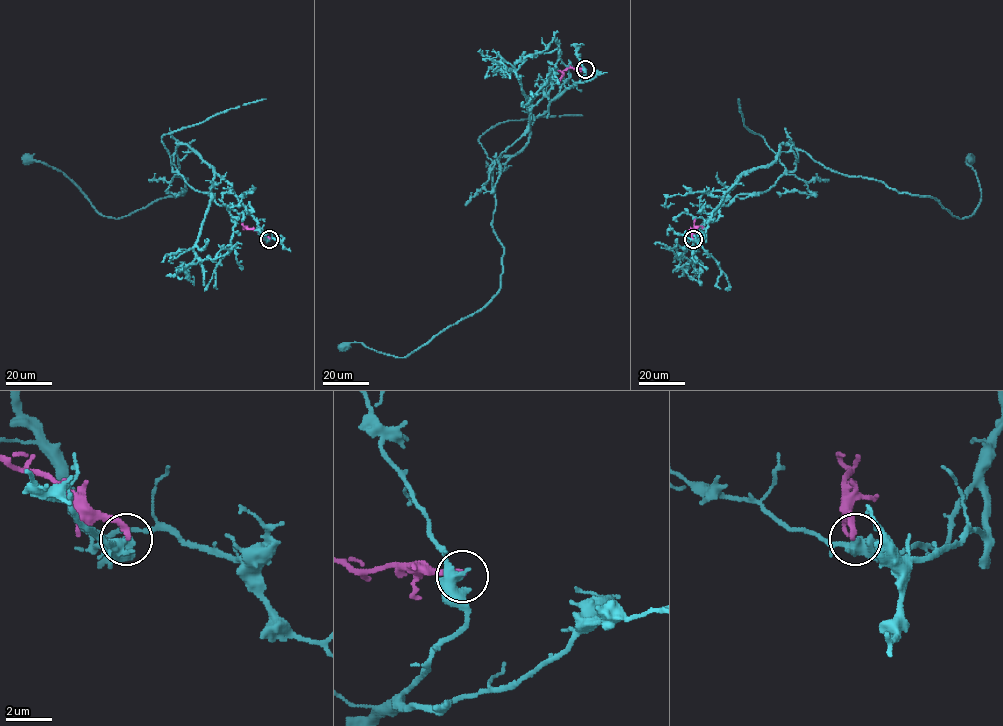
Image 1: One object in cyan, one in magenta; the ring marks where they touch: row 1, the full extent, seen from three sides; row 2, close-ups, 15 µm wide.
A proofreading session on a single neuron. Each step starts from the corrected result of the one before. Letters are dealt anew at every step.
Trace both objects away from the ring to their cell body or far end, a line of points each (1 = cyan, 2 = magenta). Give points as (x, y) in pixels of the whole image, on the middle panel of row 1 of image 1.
1: (585, 69), (532, 121), (526, 145), (494, 164), (499, 292), (403, 358), (343, 346)
2: (585, 69), (566, 68), (561, 81)

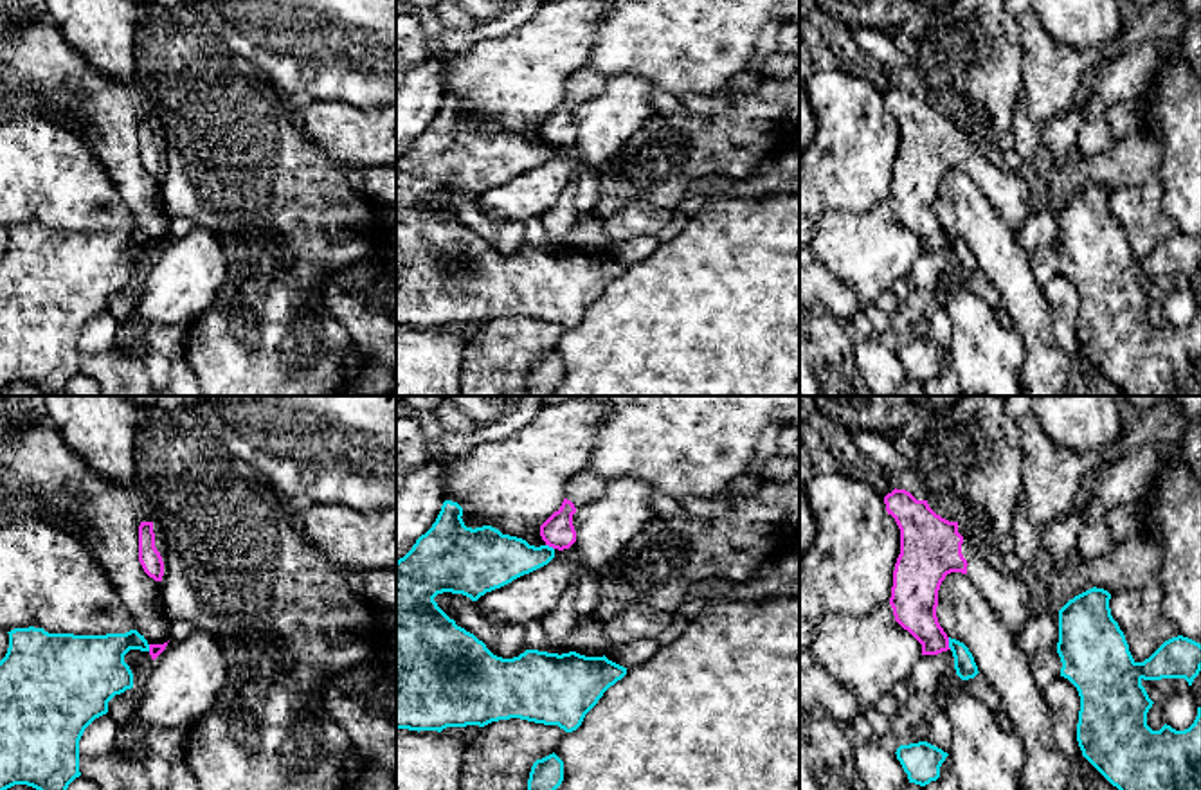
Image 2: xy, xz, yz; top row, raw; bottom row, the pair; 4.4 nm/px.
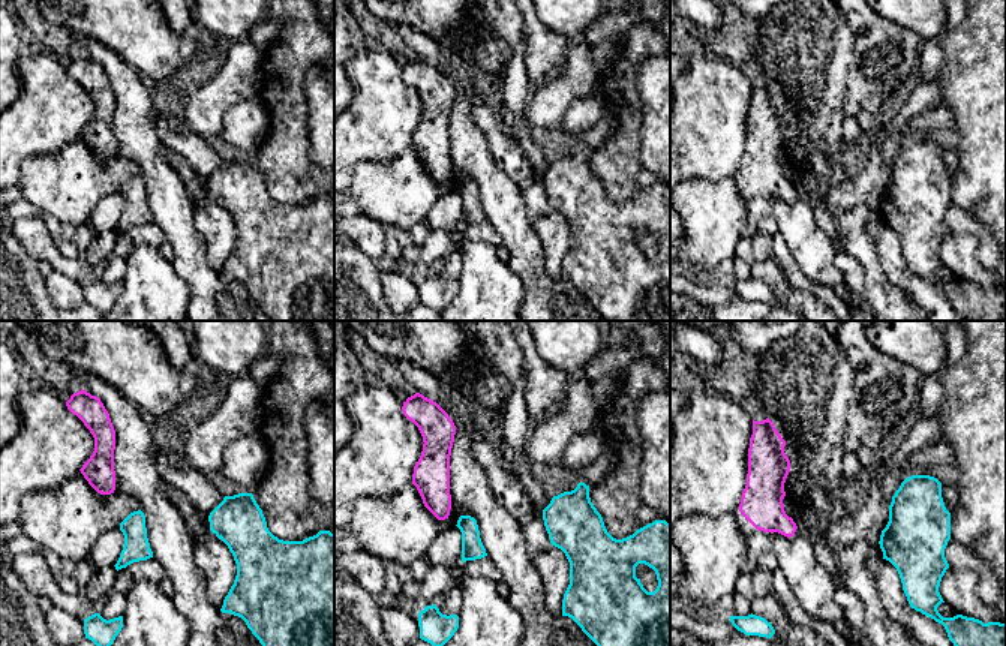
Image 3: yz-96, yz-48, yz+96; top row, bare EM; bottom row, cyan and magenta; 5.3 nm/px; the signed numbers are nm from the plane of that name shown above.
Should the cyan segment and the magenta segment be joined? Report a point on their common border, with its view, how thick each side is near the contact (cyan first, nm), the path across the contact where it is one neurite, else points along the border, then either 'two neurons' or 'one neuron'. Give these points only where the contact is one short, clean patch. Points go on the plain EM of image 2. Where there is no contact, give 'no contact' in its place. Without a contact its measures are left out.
yz (949, 240) | 100/200 nm | along yz (948, 234), (951, 245) | two neurons

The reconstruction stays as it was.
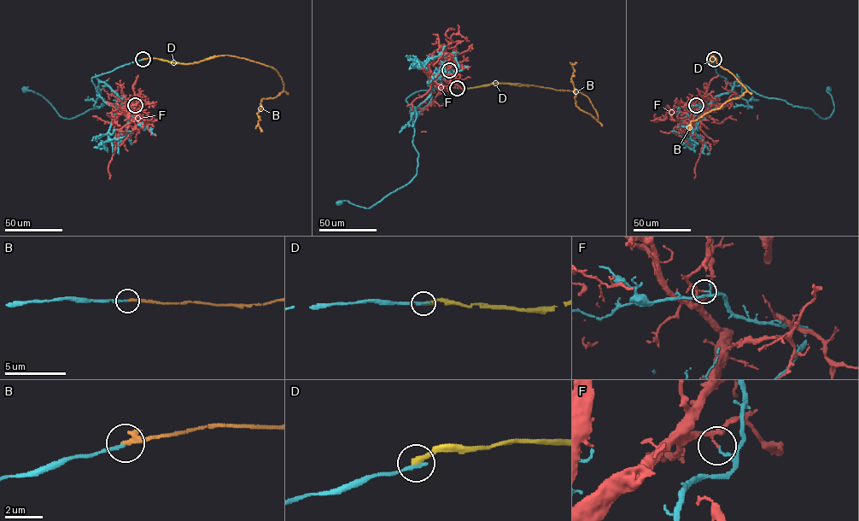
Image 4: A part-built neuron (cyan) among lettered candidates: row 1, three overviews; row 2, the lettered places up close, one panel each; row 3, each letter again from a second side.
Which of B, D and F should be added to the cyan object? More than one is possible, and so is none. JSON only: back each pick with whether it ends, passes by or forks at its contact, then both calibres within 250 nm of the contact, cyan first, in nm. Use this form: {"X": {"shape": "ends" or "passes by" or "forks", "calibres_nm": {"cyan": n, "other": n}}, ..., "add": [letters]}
{"B": {"shape": "ends", "calibres_nm": {"cyan": 170, "other": 260}}, "add": ["B"]}

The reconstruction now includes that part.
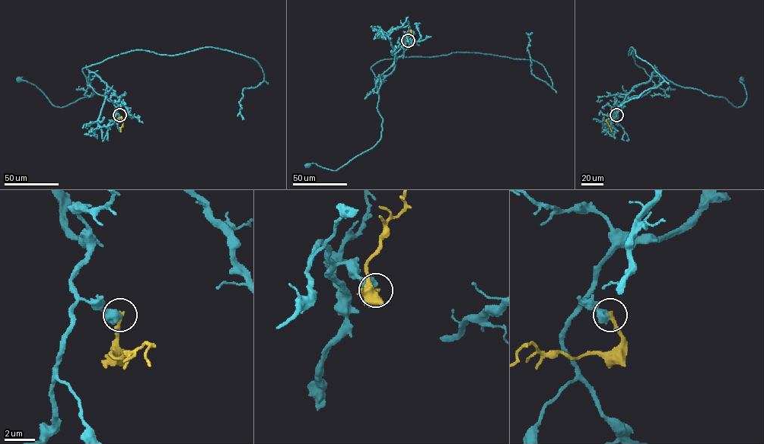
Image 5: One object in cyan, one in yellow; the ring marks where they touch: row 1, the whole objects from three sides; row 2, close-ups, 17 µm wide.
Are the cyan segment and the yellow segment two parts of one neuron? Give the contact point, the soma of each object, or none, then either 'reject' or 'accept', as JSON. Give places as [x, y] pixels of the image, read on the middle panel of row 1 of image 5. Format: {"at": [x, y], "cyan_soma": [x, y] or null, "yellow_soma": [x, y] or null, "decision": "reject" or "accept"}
{"at": [408, 40], "cyan_soma": [307, 165], "yellow_soma": null, "decision": "reject"}

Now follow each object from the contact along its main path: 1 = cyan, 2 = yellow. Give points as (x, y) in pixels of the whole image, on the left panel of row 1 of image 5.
1: (119, 115), (106, 96), (87, 85), (89, 74), (93, 96), (60, 107), (36, 86), (18, 80)
2: (119, 115), (119, 118), (121, 116), (122, 120), (121, 131)

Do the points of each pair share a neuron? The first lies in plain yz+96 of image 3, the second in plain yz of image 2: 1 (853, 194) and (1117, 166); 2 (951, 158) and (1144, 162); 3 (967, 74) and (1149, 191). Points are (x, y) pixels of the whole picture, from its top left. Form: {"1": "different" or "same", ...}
{"1": "same", "2": "different", "3": "different"}

